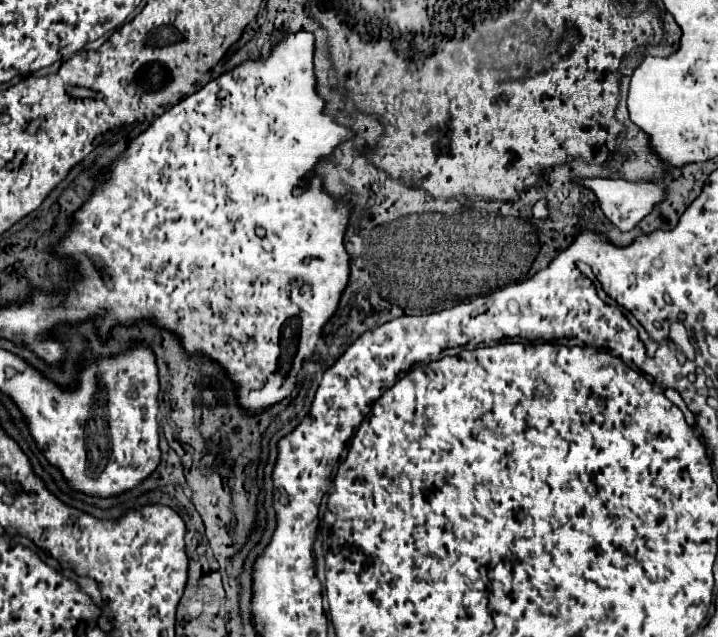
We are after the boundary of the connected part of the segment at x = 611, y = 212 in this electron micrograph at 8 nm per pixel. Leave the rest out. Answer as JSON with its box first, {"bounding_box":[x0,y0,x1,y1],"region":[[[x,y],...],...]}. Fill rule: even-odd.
{"bounding_box":[578,180,664,232],"region":[[[578,180],[590,188],[606,218],[622,232],[632,230],[652,206],[664,198],[664,186],[660,182],[626,182],[626,180]]]}

